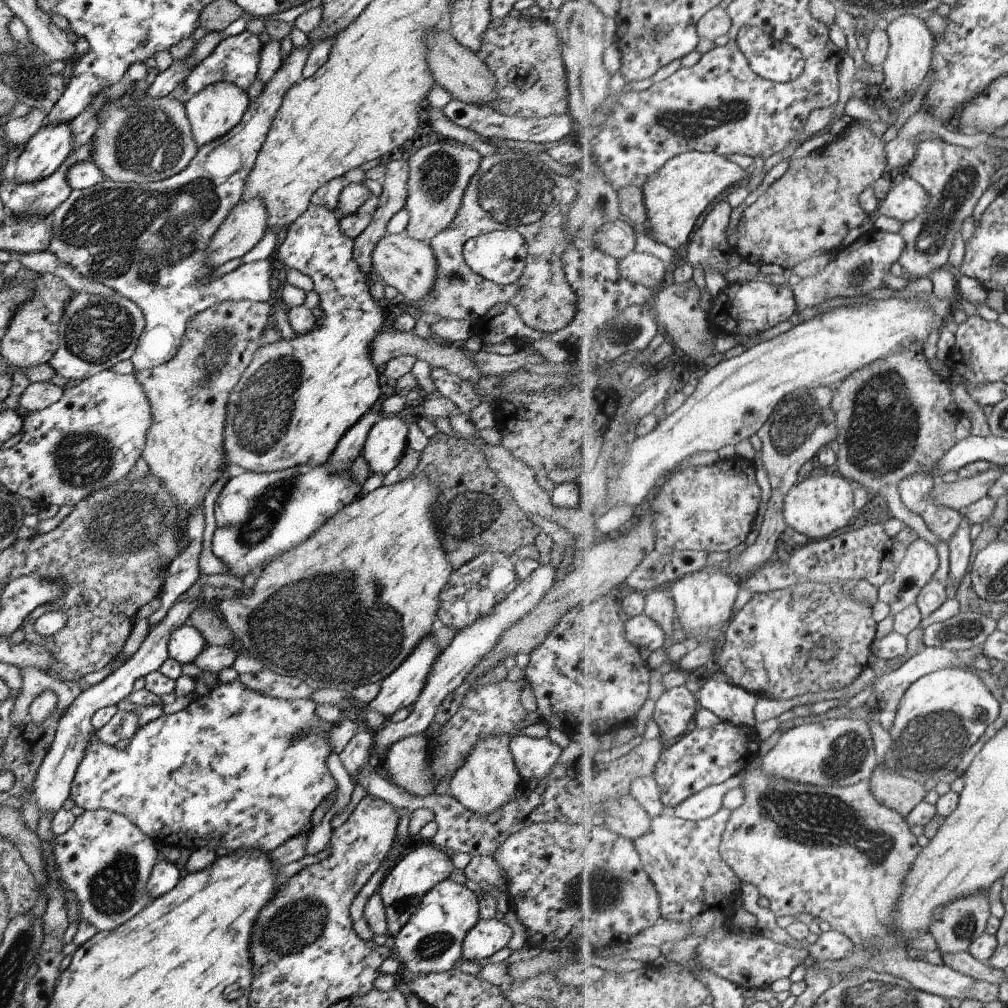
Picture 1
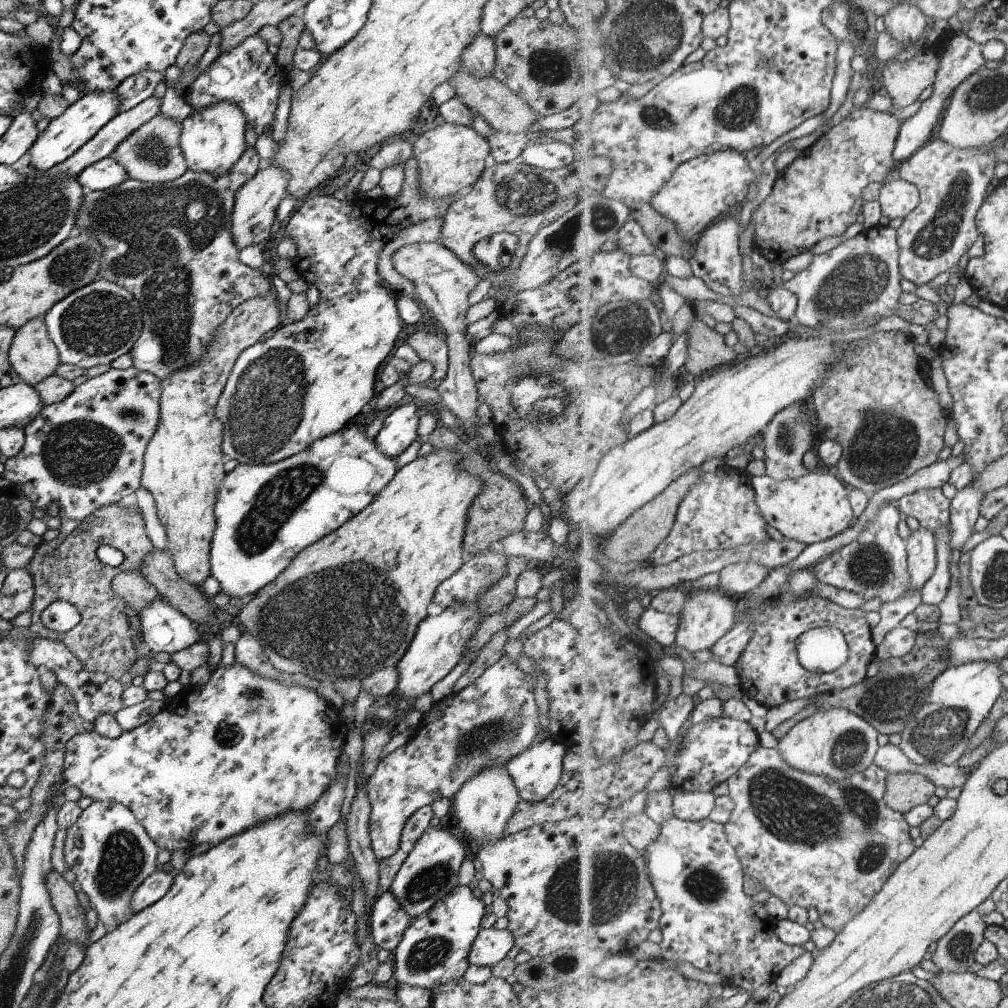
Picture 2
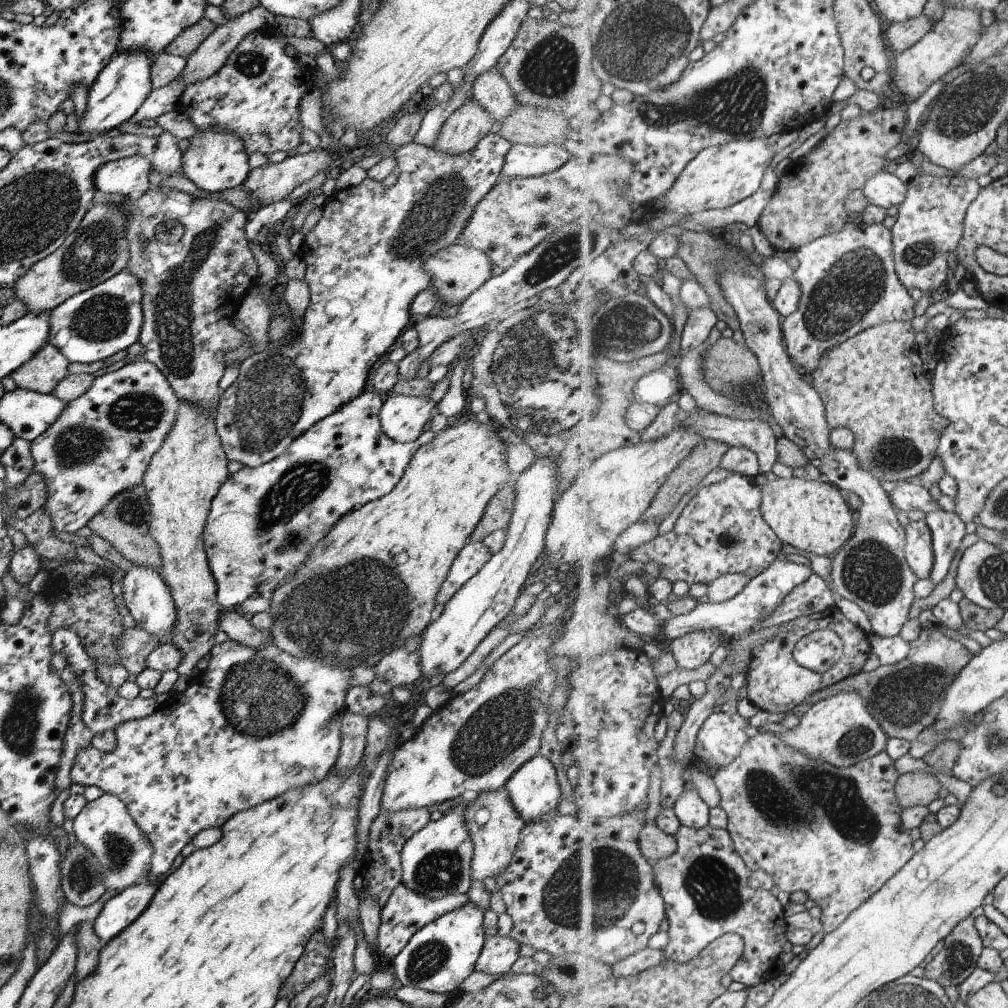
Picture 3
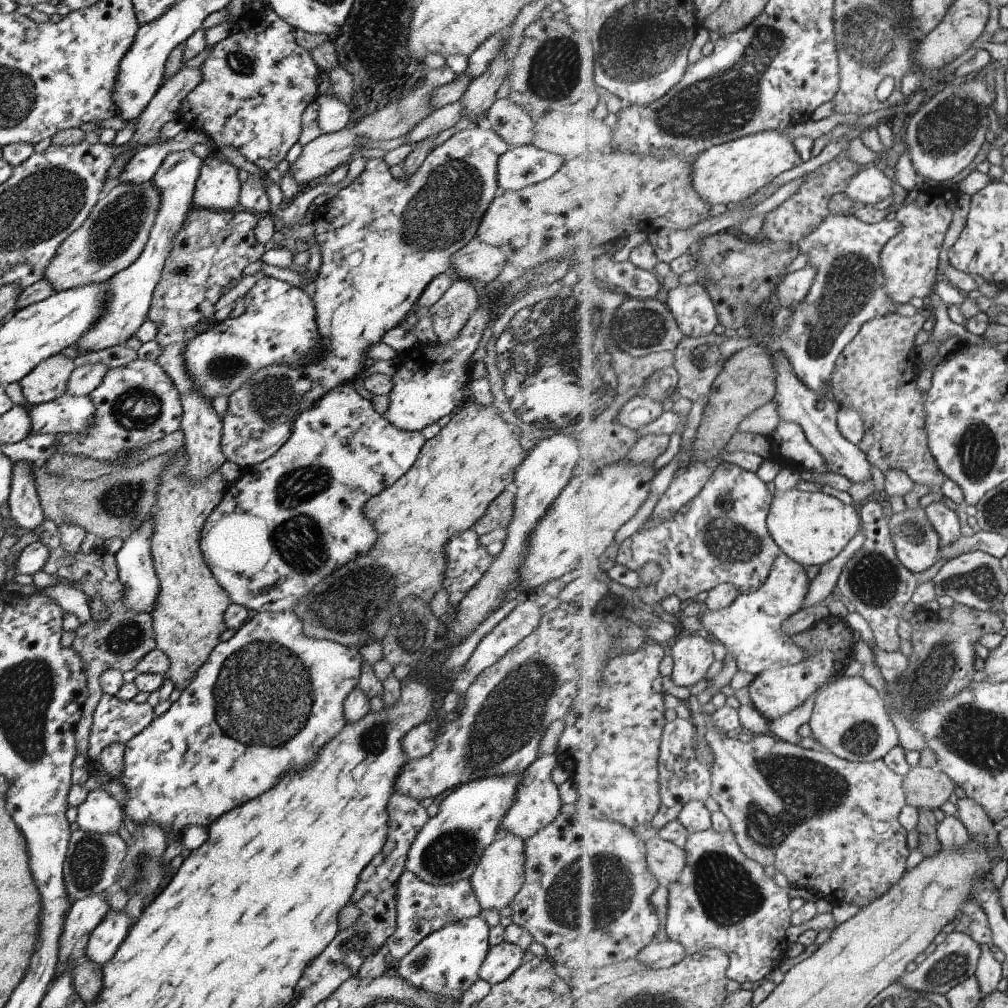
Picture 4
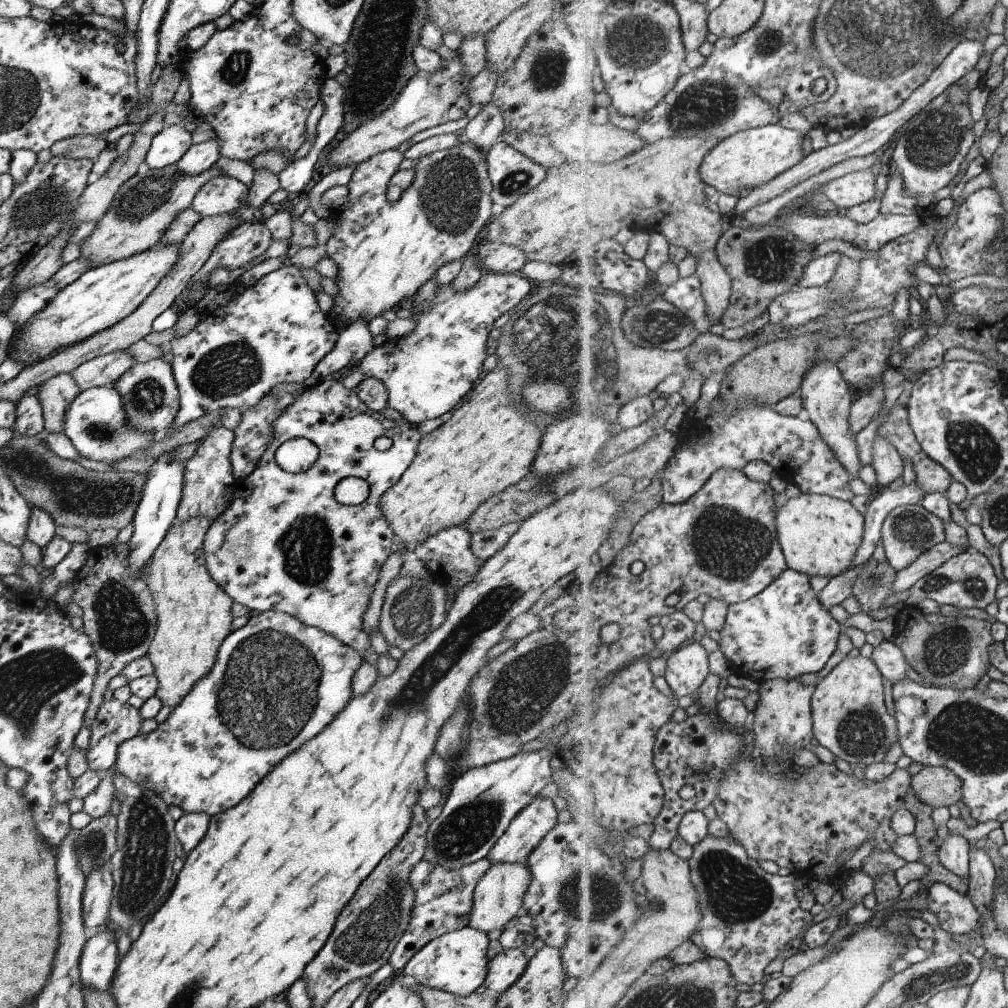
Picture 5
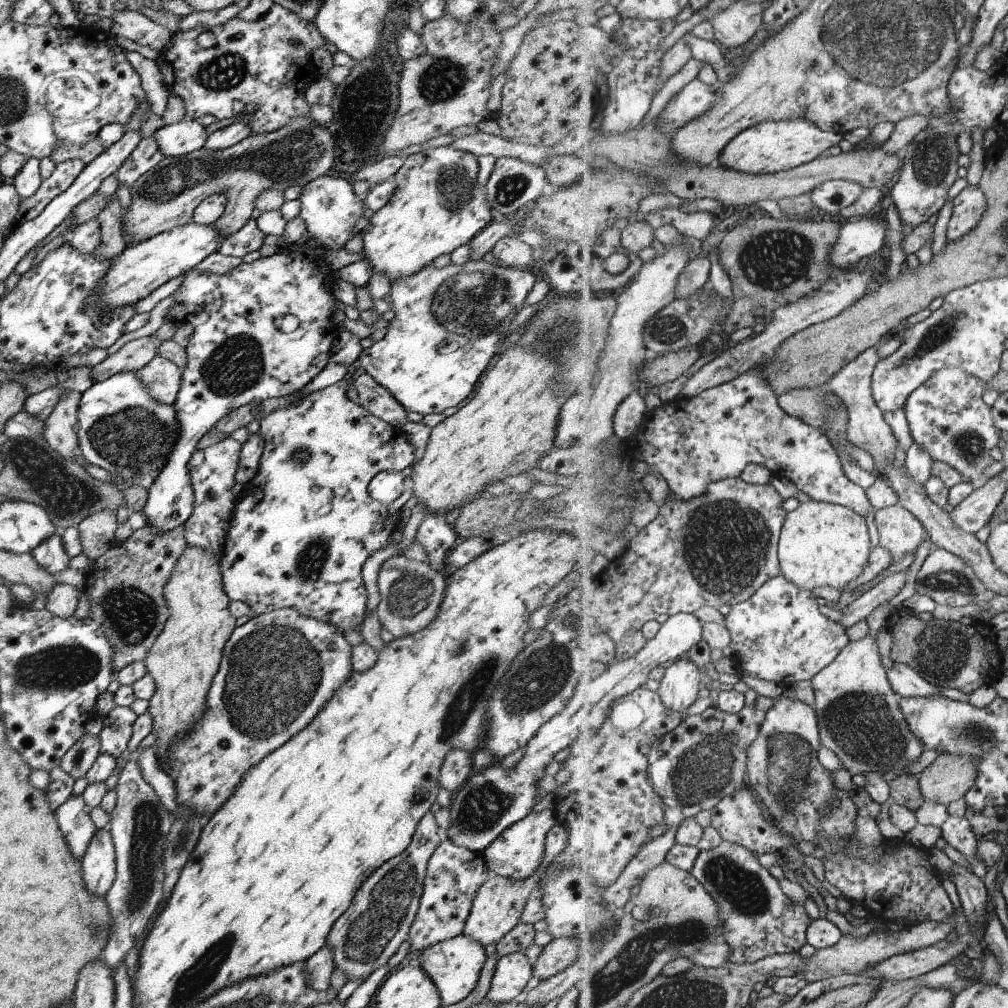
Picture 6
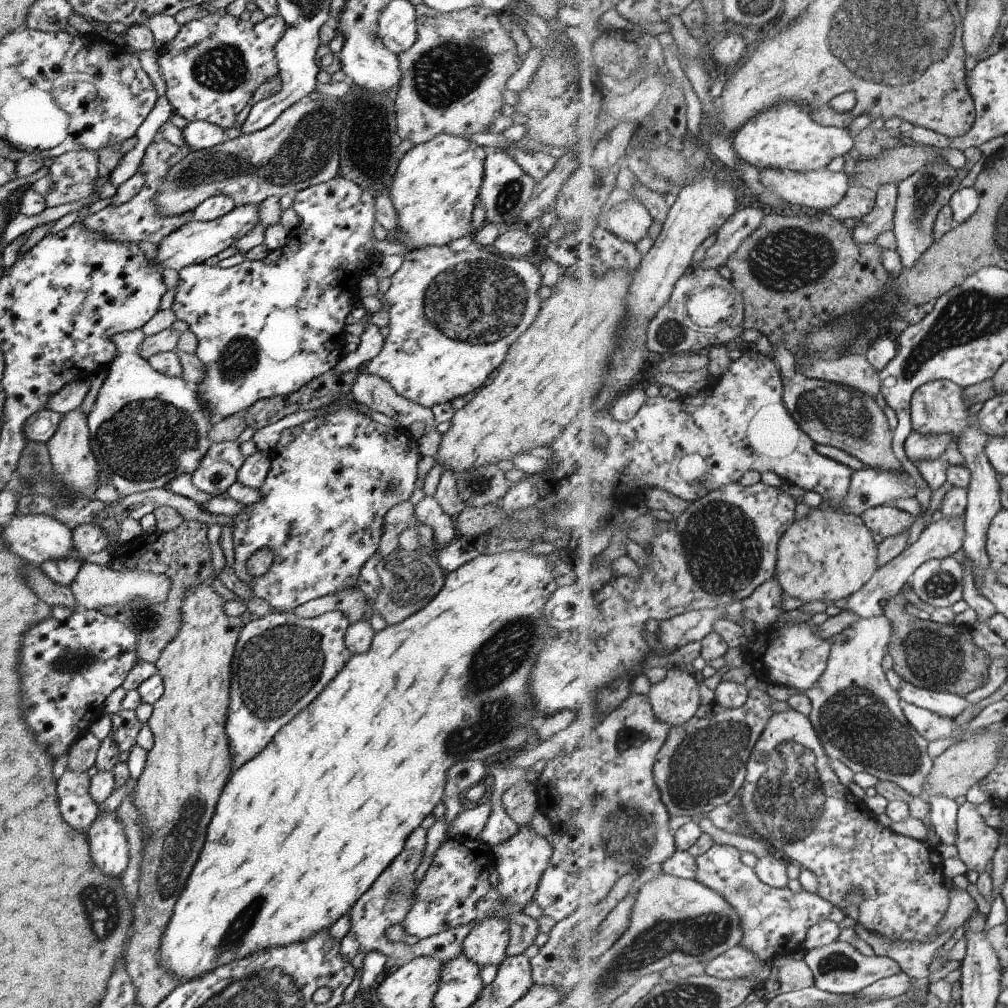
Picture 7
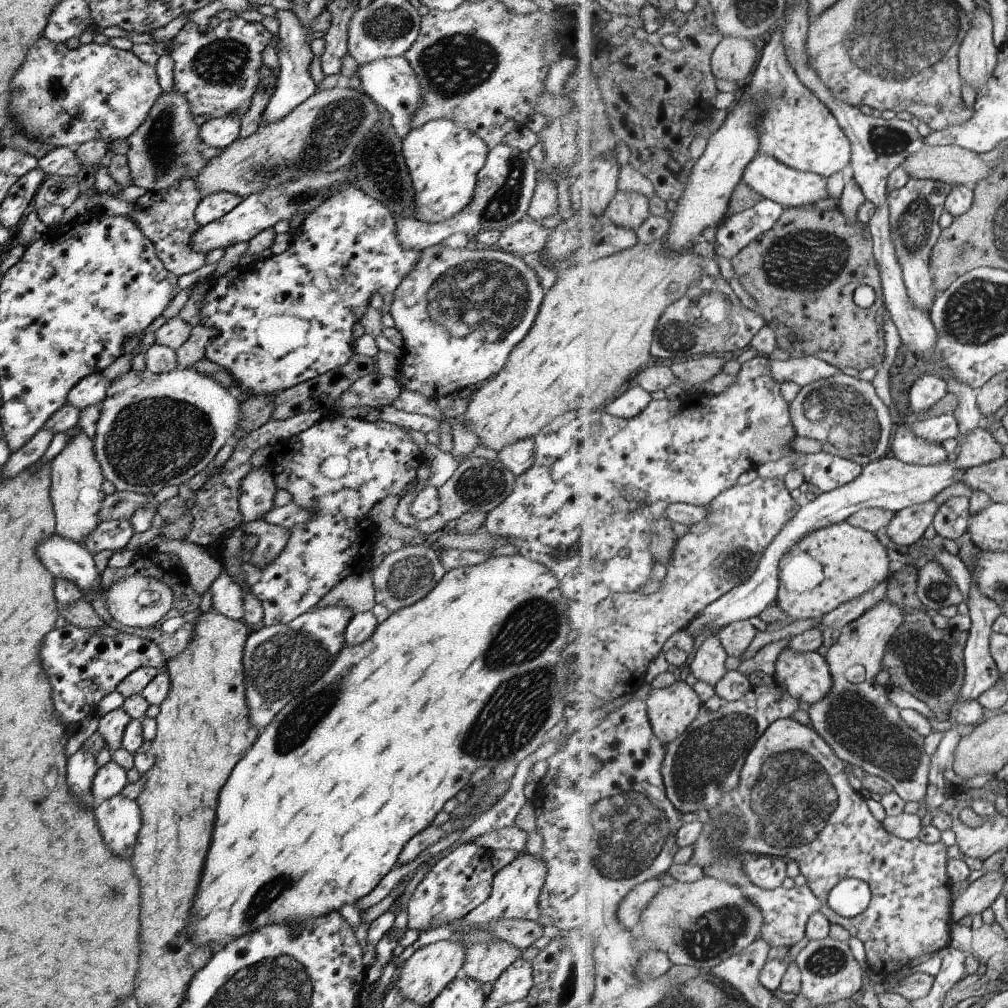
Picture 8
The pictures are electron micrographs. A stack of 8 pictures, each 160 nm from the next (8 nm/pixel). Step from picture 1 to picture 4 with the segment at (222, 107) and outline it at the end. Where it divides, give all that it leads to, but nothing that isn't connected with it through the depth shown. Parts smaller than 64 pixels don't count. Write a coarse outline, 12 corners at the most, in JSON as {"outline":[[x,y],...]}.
{"outline":[[202,159],[192,206],[238,210],[238,170]]}

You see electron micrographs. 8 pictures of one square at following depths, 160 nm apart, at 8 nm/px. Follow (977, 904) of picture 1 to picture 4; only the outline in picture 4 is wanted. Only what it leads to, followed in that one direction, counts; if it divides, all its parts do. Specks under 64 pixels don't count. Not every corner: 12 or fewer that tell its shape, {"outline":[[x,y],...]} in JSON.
{"outline":[[953,931],[897,982],[946,995],[975,975],[981,943]]}

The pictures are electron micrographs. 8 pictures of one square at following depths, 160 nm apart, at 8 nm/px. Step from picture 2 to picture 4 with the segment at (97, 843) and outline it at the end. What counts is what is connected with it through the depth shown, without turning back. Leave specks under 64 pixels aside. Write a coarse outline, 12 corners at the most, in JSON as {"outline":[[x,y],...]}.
{"outline":[[93,789],[76,808],[83,832],[114,835],[122,806]]}

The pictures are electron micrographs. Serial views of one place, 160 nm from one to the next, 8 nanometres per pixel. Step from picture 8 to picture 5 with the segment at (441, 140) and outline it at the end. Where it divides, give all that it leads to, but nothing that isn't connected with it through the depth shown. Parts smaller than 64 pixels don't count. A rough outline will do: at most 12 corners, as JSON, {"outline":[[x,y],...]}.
{"outline":[[461,138],[355,165],[325,241],[327,316],[402,306],[461,260],[496,211],[485,156]]}

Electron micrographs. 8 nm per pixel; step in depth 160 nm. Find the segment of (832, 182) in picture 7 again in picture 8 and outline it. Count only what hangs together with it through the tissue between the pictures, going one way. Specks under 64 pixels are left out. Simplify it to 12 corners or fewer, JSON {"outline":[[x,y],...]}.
{"outline":[[769,154],[742,179],[785,209],[827,199],[827,178]]}

